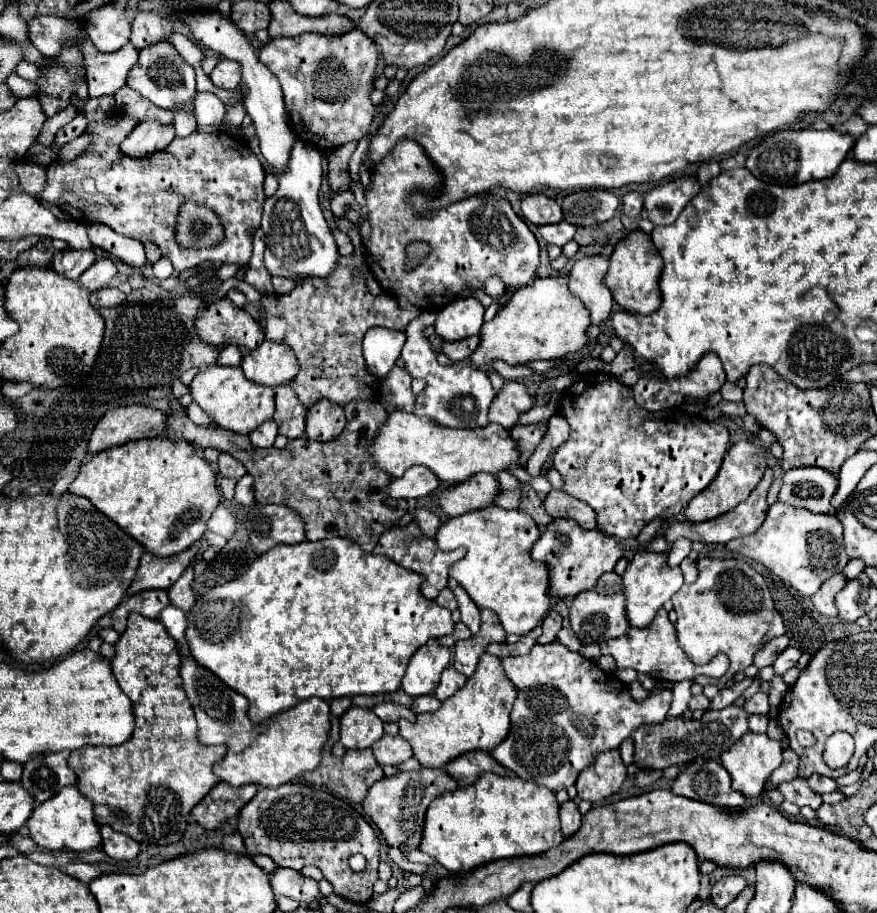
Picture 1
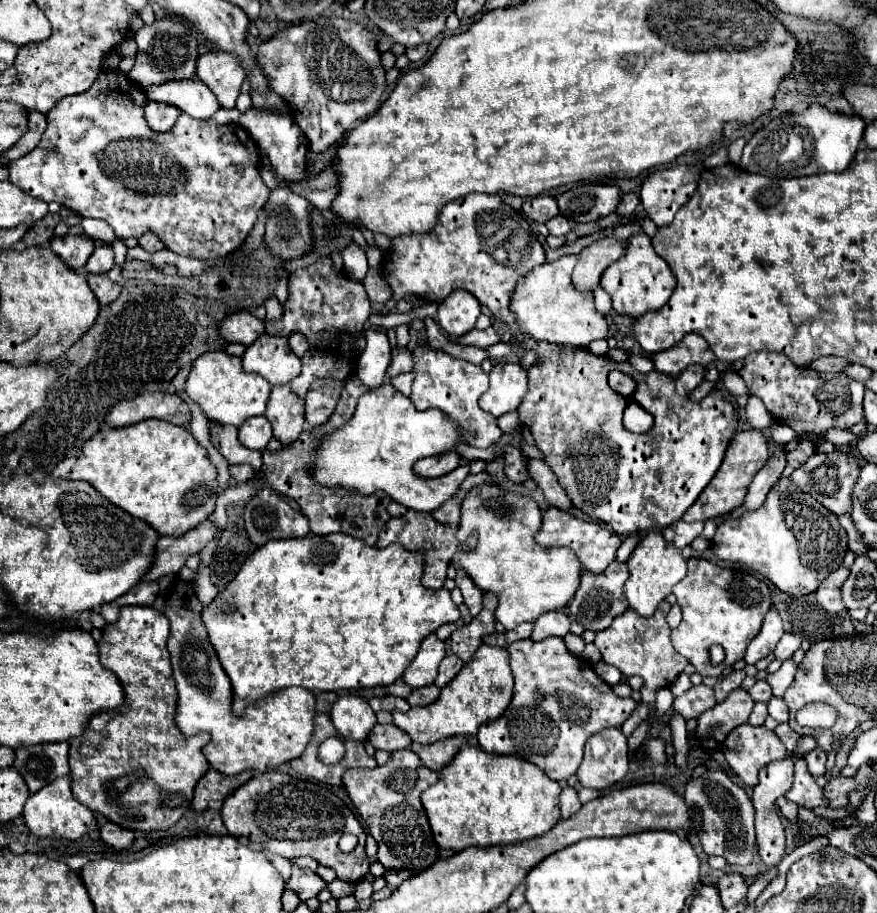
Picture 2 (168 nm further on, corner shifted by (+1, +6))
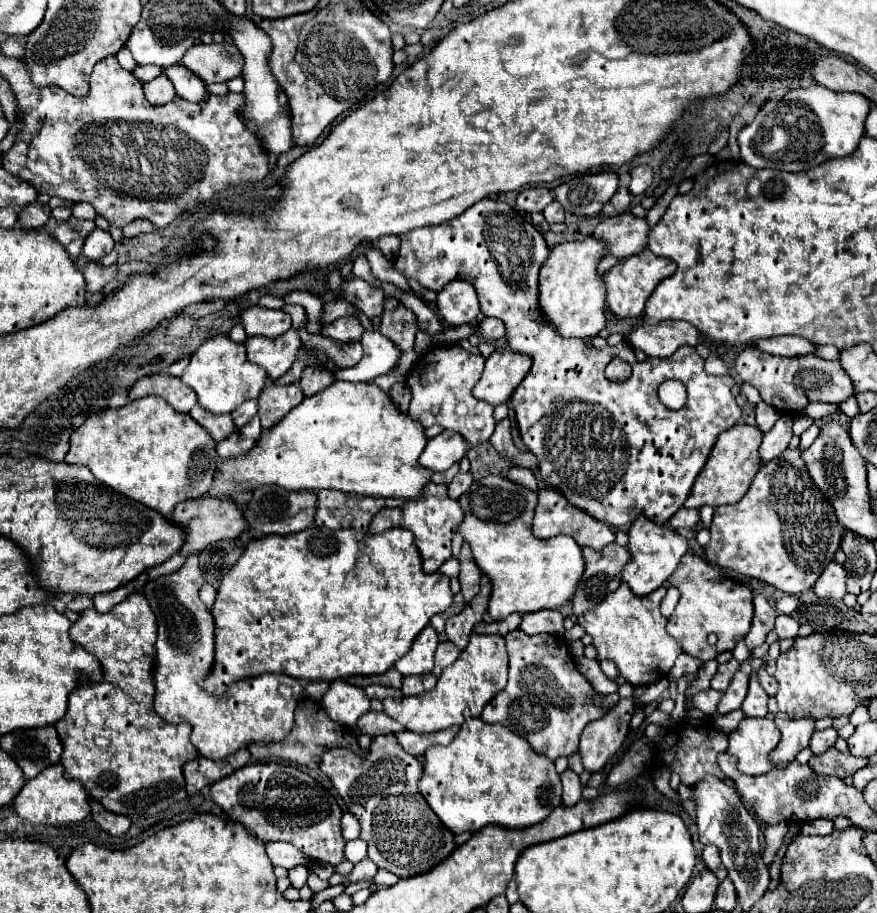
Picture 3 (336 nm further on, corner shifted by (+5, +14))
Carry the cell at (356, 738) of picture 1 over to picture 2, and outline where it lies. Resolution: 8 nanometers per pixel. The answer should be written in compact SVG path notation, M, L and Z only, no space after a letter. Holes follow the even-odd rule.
M341 695L333 703L329 715L337 733L353 741L365 741L371 727L377 723L373 709L369 709L369 703L355 695Z

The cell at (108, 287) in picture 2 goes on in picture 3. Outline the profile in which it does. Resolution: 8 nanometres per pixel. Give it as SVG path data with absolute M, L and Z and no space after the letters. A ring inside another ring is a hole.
M83 255L75 259L77 265L81 265L81 273L87 281L87 291L89 293L97 293L97 291L103 291L115 277L117 277L117 265L113 267L103 267L101 263L95 263L95 261L89 261L85 259Z

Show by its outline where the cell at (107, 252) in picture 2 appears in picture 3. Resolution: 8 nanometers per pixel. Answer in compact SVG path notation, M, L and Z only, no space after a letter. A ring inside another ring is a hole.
M95 229L87 241L85 241L85 247L83 247L83 255L91 261L99 261L101 257L105 257L109 251L113 249L113 239L109 235L109 231L103 231L103 229Z

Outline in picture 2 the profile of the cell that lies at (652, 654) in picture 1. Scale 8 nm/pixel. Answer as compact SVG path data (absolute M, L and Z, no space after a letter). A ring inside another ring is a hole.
M663 601L651 617L641 617L639 613L633 613L633 609L627 609L613 619L609 629L599 631L595 637L595 645L607 665L617 667L625 677L639 675L643 679L641 697L645 703L651 703L659 689L669 687L687 665L687 659L679 655L671 645L671 627L665 621L669 607L671 605Z

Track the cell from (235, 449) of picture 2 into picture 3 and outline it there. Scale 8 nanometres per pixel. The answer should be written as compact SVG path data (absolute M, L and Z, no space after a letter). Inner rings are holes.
M195 405L195 407L189 411L189 415L191 415L201 427L205 427L205 429L209 431L209 435L213 437L215 443L227 439L227 437L235 431L235 425L233 425L231 415L213 415L213 413L201 409L201 405Z

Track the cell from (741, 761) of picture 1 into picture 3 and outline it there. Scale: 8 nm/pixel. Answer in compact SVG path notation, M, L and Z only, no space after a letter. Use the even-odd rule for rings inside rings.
M745 717L745 719L741 719L739 727L729 735L729 749L727 749L727 753L737 757L737 769L743 775L763 775L763 773L771 771L769 753L777 747L777 743L779 743L779 729L775 727L775 723L771 719L751 719L751 717Z

